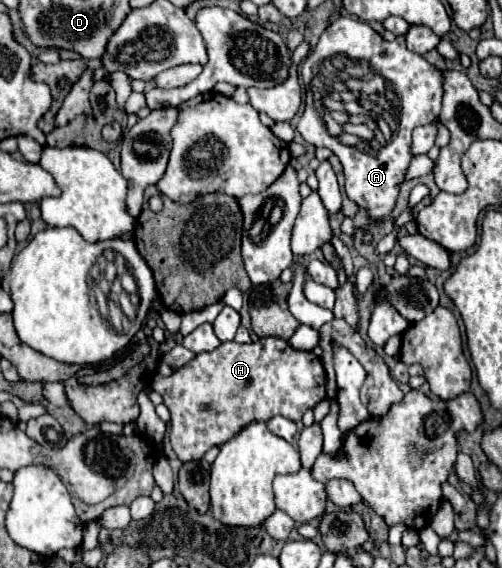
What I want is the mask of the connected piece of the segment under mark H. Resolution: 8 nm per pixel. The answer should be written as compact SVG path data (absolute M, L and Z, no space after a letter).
M266 336L258 342L239 344L224 342L212 352L198 354L192 362L178 368L172 376L154 376L152 388L164 396L164 404L172 414L170 444L182 462L200 460L210 446L220 446L236 436L244 426L252 422L266 422L280 414L292 422L302 420L308 408L314 408L326 398L326 370L314 352L292 350L286 340L276 336Z

